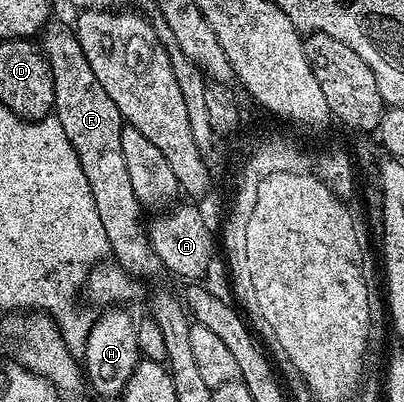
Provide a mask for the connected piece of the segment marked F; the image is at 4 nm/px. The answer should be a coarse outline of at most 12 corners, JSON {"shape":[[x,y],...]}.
{"shape":[[49,22],[54,116],[86,173],[111,258],[159,272],[122,153],[126,124],[76,32]]}

